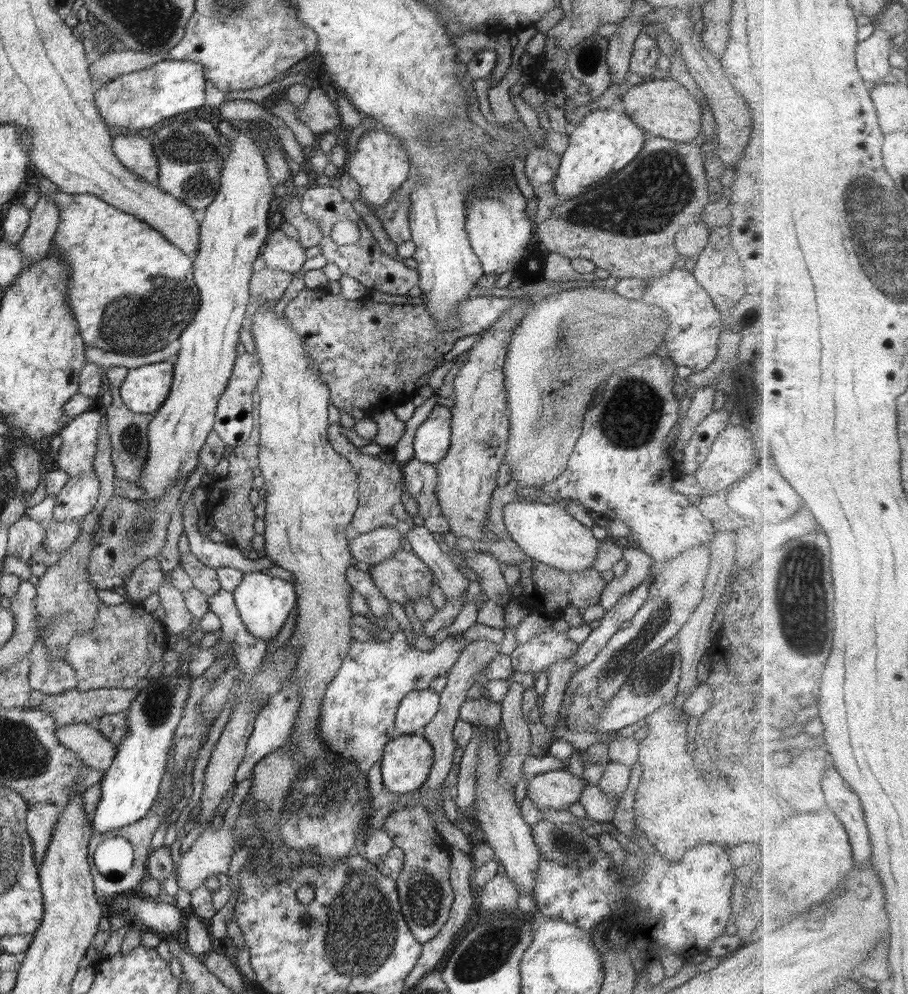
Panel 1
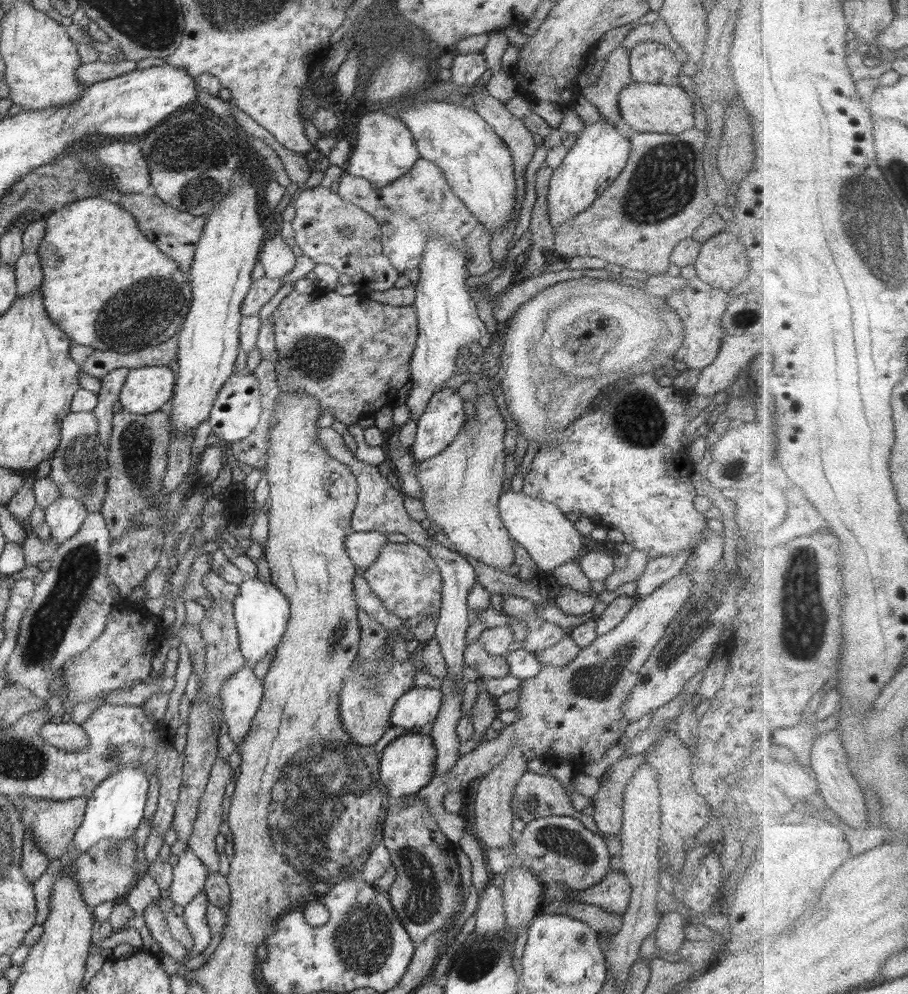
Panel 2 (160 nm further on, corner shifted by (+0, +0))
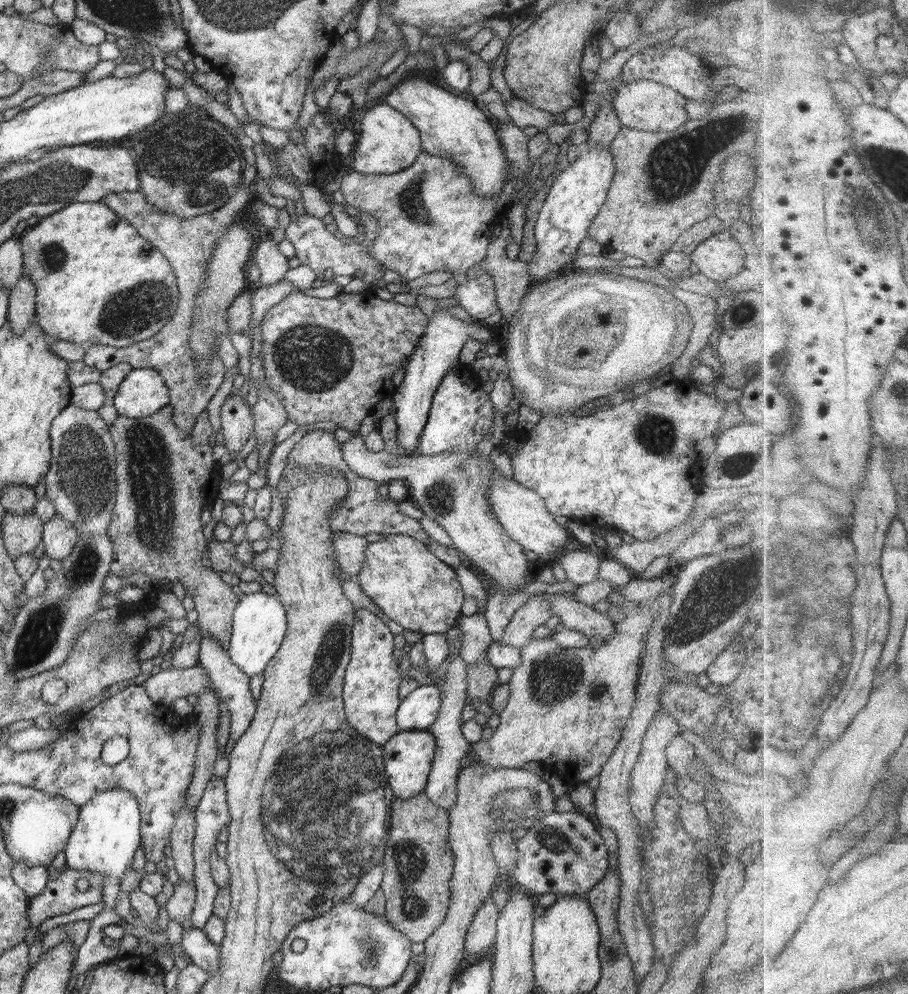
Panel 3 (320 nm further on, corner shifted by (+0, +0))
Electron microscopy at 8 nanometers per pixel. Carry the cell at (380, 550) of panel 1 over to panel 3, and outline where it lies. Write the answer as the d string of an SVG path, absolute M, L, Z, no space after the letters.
M333 532L331 547L335 554L337 570L345 575L358 574L364 562L364 551L369 542L364 536L348 532Z

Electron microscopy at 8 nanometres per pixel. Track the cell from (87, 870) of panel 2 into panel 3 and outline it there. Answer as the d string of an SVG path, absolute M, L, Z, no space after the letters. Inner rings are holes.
M64 868L58 878L48 881L46 888L38 896L29 899L28 929L32 926L39 926L51 916L68 914L76 908L102 901L102 887L103 874L101 872ZM77 880L88 880L88 890L85 892L78 890Z

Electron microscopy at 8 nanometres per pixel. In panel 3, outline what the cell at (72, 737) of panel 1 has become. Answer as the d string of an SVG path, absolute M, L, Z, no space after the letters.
M35 725L31 728L13 733L14 734L8 738L6 747L14 752L29 752L44 748L44 746L50 746L52 742L60 740L62 736L66 736L66 731L61 733L59 732L59 728L40 730L40 728L36 728Z

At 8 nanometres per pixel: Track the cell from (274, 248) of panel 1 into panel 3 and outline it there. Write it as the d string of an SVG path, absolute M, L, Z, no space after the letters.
M271 238L253 248L253 260L260 269L259 282L263 286L273 286L285 279L289 269L289 258L283 256Z

